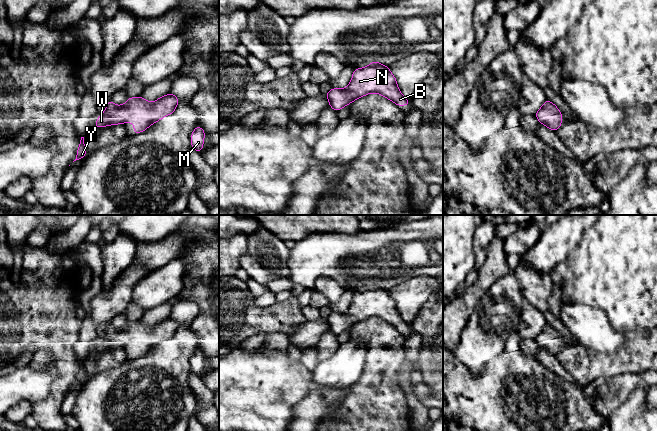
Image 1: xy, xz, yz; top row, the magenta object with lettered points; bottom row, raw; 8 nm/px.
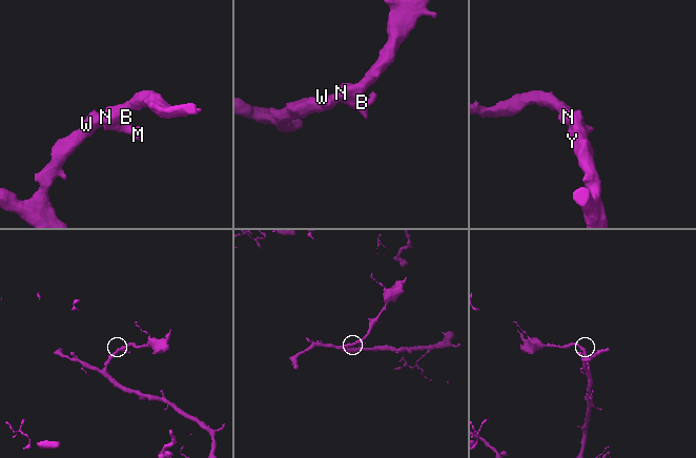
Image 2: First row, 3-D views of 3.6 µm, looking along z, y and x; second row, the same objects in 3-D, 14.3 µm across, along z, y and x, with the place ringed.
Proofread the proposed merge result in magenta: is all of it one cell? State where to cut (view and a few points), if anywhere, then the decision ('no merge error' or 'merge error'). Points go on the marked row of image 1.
no cut | no merge error

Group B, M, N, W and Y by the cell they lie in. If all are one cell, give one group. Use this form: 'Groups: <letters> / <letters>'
Groups: B M N W Y

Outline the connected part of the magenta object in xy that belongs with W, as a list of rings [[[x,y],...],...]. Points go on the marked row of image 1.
[[[171,93],[154,102],[148,102],[141,96],[128,98],[127,102],[120,106],[109,100],[105,112],[100,114],[94,127],[132,122],[134,134],[138,134],[163,117],[172,114],[178,103],[178,98]]]

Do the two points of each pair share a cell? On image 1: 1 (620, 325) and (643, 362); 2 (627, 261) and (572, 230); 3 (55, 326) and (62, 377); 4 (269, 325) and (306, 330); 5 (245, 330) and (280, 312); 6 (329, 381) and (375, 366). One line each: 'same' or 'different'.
1: different
2: different
3: same
4: different
5: same
6: different

